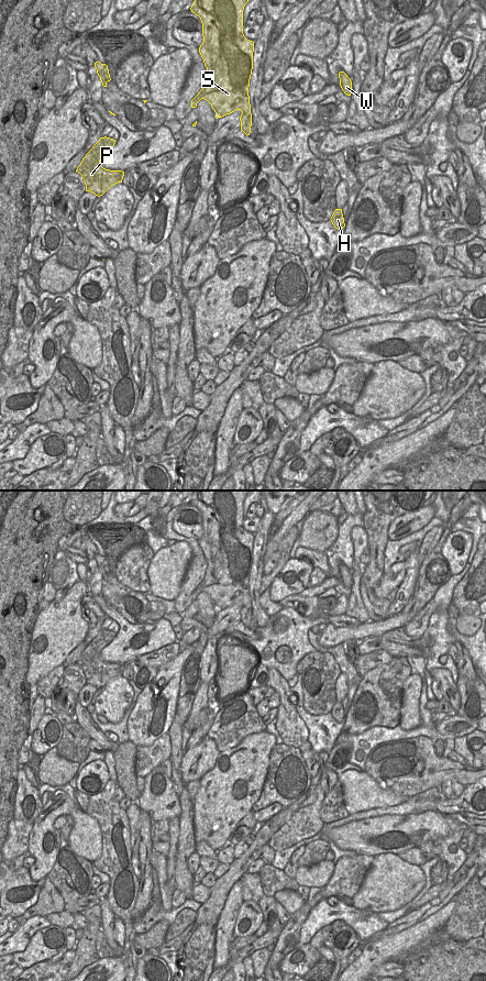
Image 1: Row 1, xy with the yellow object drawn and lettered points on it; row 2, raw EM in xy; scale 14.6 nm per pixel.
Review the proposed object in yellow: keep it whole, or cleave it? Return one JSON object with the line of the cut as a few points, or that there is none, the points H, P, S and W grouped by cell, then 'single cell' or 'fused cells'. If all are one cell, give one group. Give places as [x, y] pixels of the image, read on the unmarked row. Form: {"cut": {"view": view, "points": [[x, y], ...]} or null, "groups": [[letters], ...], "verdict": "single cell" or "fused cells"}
{"cut": {"view": "xy", "points": [[197, 587], [201, 591]]}, "groups": [["H", "S", "W"], ["P"]], "verdict": "fused cells"}

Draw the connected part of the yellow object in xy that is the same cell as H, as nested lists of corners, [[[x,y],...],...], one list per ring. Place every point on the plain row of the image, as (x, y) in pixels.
[[[335,702],[330,713],[338,723],[342,723],[345,719],[342,702]]]

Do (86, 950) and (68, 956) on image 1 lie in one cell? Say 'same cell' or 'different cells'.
different cells

